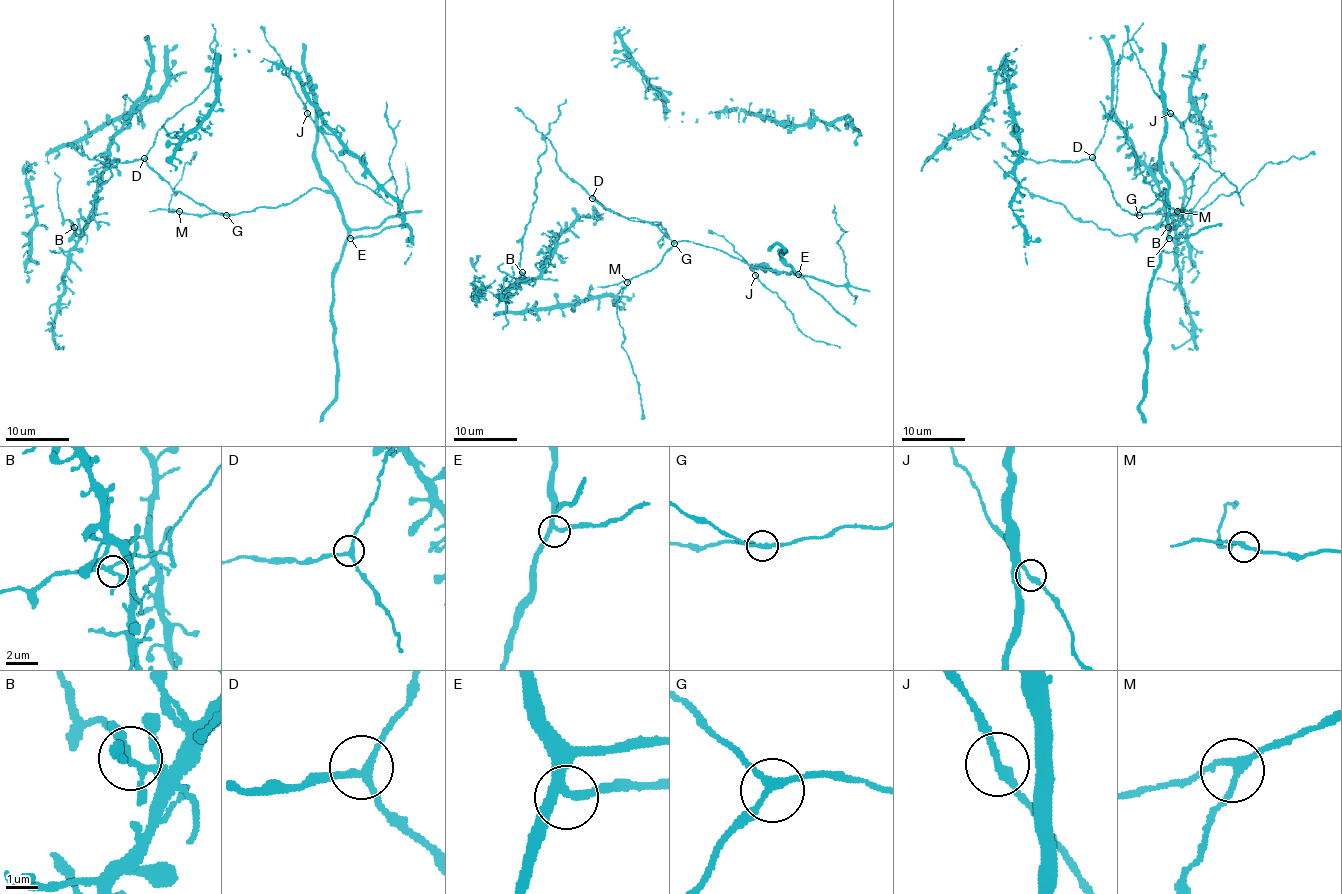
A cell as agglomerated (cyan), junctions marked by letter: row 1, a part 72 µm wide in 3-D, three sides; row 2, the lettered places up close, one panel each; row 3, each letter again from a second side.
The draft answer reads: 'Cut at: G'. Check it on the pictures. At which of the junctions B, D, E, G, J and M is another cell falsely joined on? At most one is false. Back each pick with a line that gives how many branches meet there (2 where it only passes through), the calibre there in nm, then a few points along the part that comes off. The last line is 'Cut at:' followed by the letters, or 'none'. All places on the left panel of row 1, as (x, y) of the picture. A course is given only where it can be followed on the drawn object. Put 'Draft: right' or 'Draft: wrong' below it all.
B: Branches: 4. Thickness 200 nm. Course of the part to remove: (74, 227), (77, 235), (85, 229), (90, 202), (98, 197), (96, 194), (111, 177), (111, 167), (117, 159)
Cut at: B
Draft: wrong

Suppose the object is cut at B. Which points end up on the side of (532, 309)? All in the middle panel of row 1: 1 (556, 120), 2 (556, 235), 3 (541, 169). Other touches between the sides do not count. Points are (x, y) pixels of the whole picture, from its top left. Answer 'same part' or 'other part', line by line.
1: other part
2: same part
3: other part

